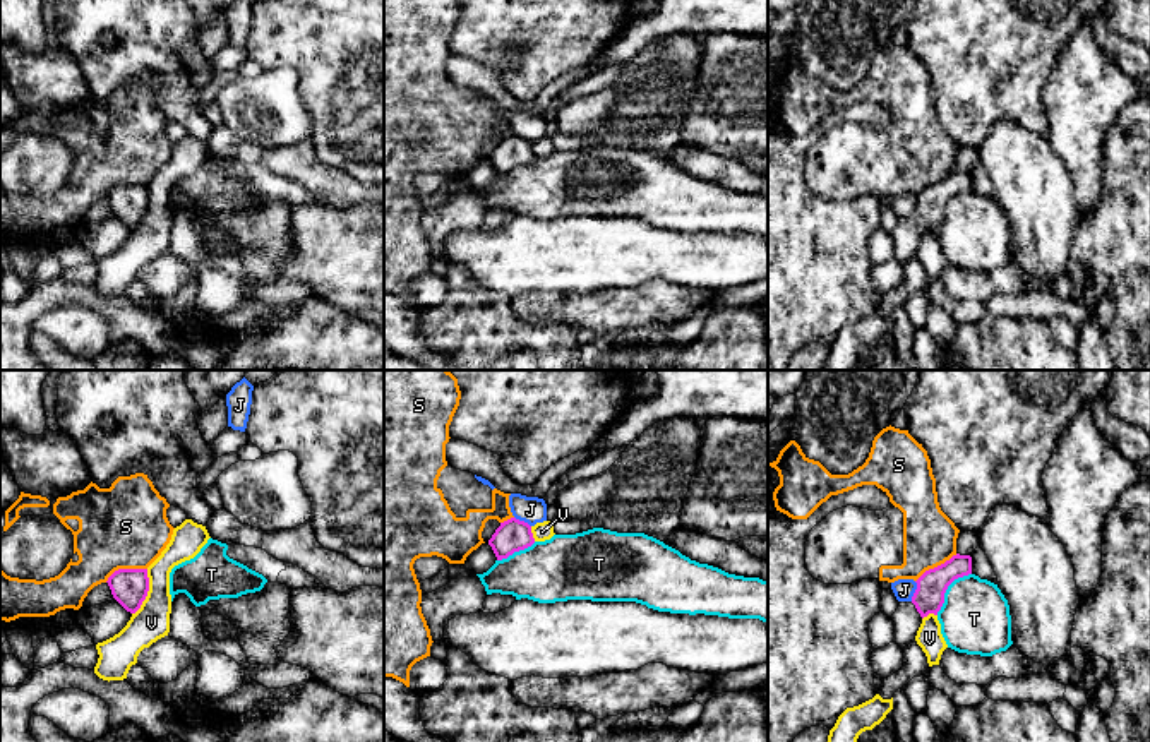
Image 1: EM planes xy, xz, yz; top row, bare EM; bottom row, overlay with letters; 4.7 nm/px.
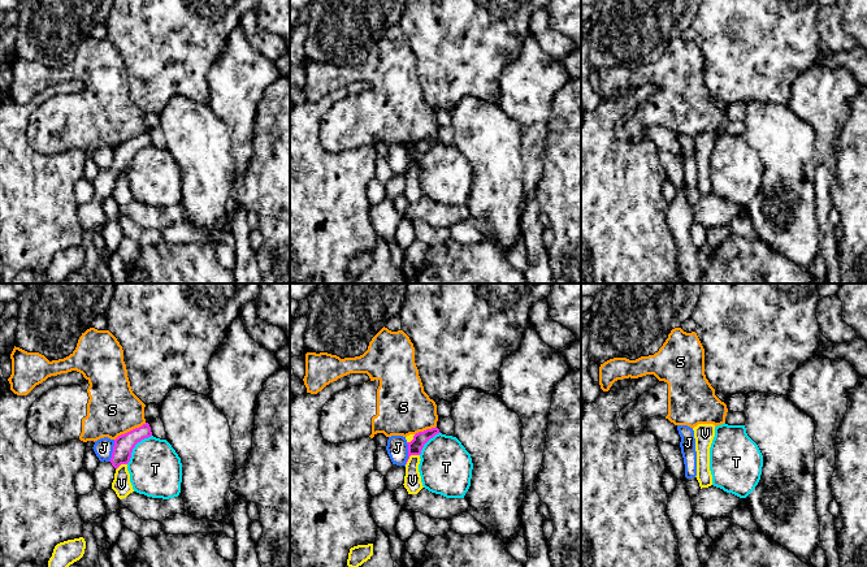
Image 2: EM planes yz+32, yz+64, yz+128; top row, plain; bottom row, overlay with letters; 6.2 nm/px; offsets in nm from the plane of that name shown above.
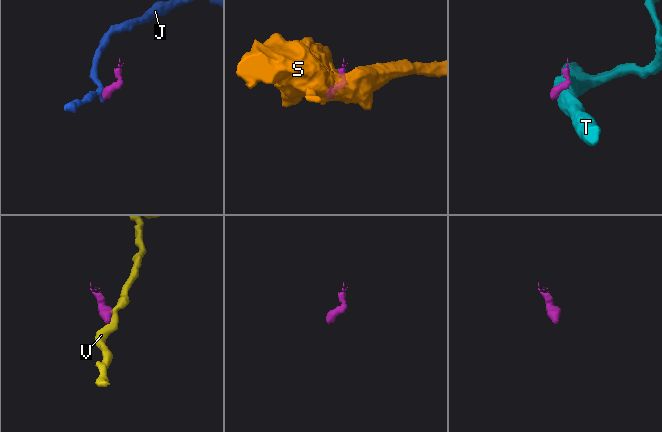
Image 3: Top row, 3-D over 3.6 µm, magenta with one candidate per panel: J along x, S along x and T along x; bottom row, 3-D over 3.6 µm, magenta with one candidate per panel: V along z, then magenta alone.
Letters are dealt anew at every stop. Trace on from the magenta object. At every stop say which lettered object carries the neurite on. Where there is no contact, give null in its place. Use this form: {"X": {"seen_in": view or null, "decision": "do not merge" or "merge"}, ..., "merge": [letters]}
{"J": {"seen_in": "yz", "decision": "do not merge"}, "S": {"seen_in": "xy", "decision": "do not merge"}, "T": {"seen_in": "yz", "decision": "do not merge"}, "V": {"seen_in": "xy", "decision": "do not merge"}, "merge": []}

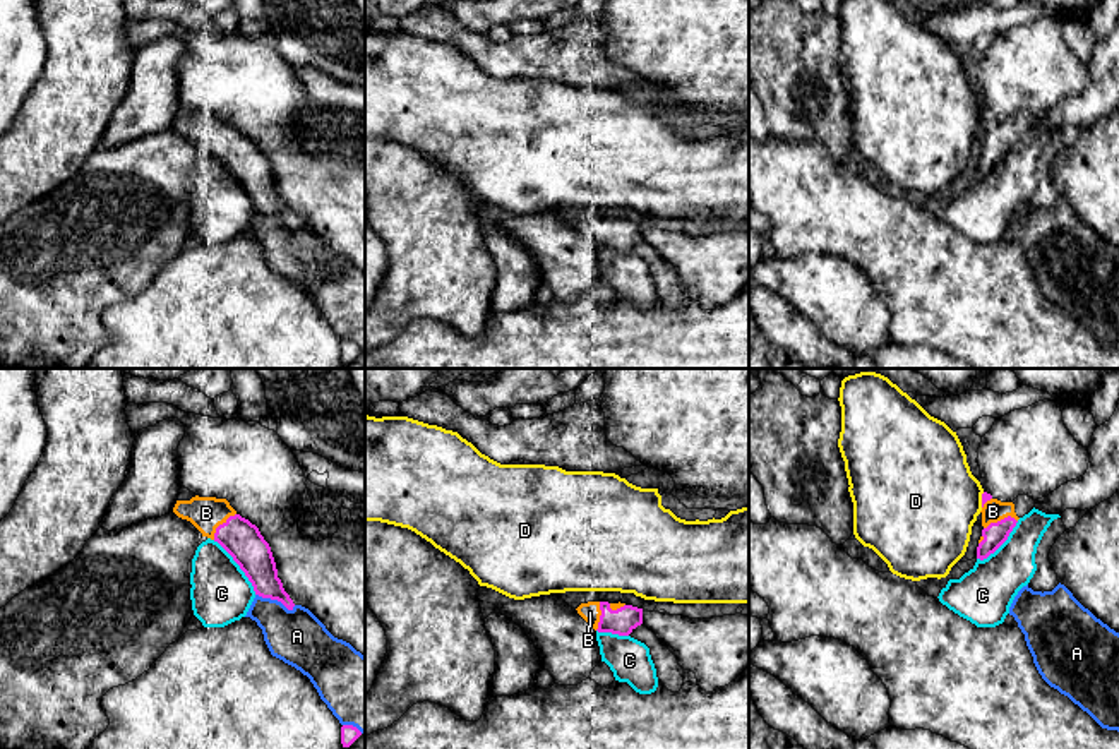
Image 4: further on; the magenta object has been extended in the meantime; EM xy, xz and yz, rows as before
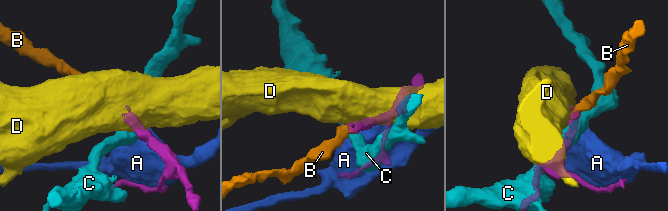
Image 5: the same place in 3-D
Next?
{"A": {"seen_in": "xy", "decision": "do not merge"}, "B": {"seen_in": "yz", "decision": "merge"}, "C": {"seen_in": "xy", "decision": "do not merge"}, "D": {"seen_in": "yz", "decision": "do not merge"}, "merge": ["B"]}

